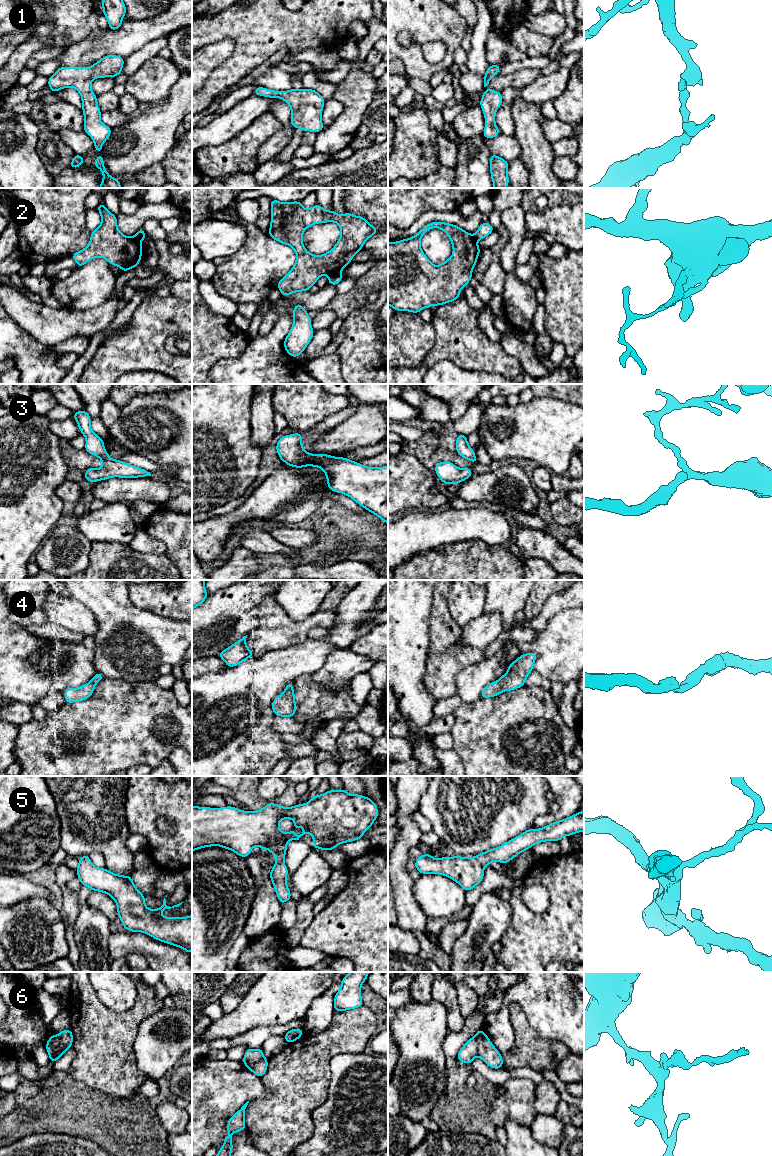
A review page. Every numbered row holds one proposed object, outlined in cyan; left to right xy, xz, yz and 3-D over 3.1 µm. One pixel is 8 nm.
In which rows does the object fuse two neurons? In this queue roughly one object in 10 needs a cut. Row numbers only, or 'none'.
2, 6

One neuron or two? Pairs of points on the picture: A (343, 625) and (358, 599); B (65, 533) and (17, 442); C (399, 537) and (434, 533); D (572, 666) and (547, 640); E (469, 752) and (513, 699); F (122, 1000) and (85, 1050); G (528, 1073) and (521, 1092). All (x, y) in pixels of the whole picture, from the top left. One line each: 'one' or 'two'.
A: one
B: two
C: one
D: one
E: one
F: two
G: two

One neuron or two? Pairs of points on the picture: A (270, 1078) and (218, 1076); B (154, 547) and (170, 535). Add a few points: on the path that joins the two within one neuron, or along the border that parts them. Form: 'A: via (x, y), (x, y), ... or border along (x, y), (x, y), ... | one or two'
A: border along (260, 1078), (262, 1083), (268, 1088) | two
B: border along (143, 527), (152, 537), (164, 544), (165, 553) | two

